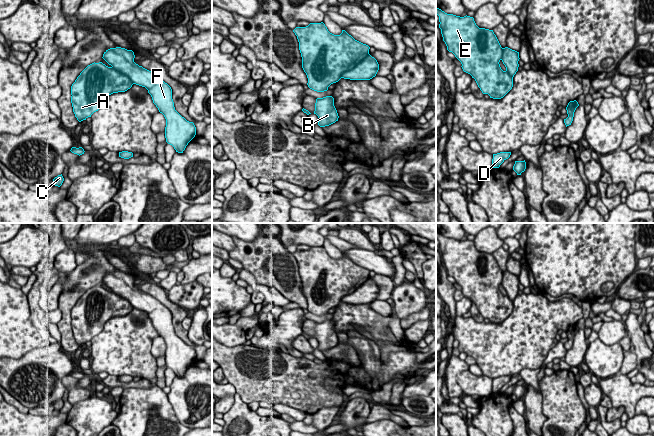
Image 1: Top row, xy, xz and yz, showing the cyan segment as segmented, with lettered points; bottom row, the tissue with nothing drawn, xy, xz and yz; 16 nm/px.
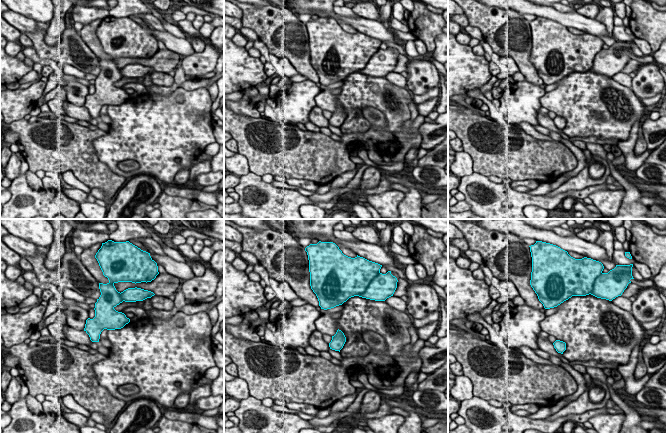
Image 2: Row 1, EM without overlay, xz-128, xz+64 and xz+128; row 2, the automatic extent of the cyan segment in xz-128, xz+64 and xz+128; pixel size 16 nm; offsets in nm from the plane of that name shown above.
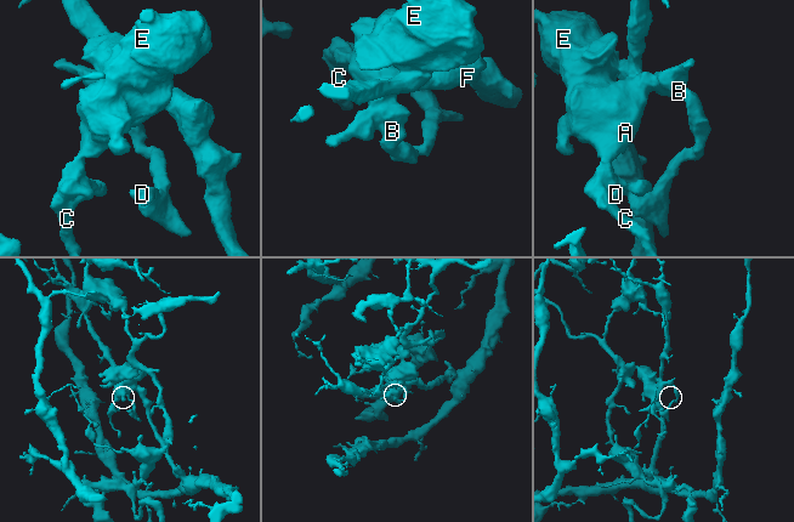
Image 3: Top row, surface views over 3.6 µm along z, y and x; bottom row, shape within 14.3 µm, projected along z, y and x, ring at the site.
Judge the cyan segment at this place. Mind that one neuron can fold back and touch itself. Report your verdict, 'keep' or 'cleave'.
cleave

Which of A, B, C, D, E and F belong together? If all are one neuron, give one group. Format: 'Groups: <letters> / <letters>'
Groups: A B C D E / F

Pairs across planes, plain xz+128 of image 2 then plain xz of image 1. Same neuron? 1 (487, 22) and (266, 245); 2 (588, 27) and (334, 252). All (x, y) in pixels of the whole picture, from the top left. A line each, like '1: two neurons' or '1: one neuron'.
1: one neuron
2: two neurons

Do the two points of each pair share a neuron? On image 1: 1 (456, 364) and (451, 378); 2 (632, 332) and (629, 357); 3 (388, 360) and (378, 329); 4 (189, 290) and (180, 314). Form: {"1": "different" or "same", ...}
{"1": "same", "2": "different", "3": "different", "4": "different"}

